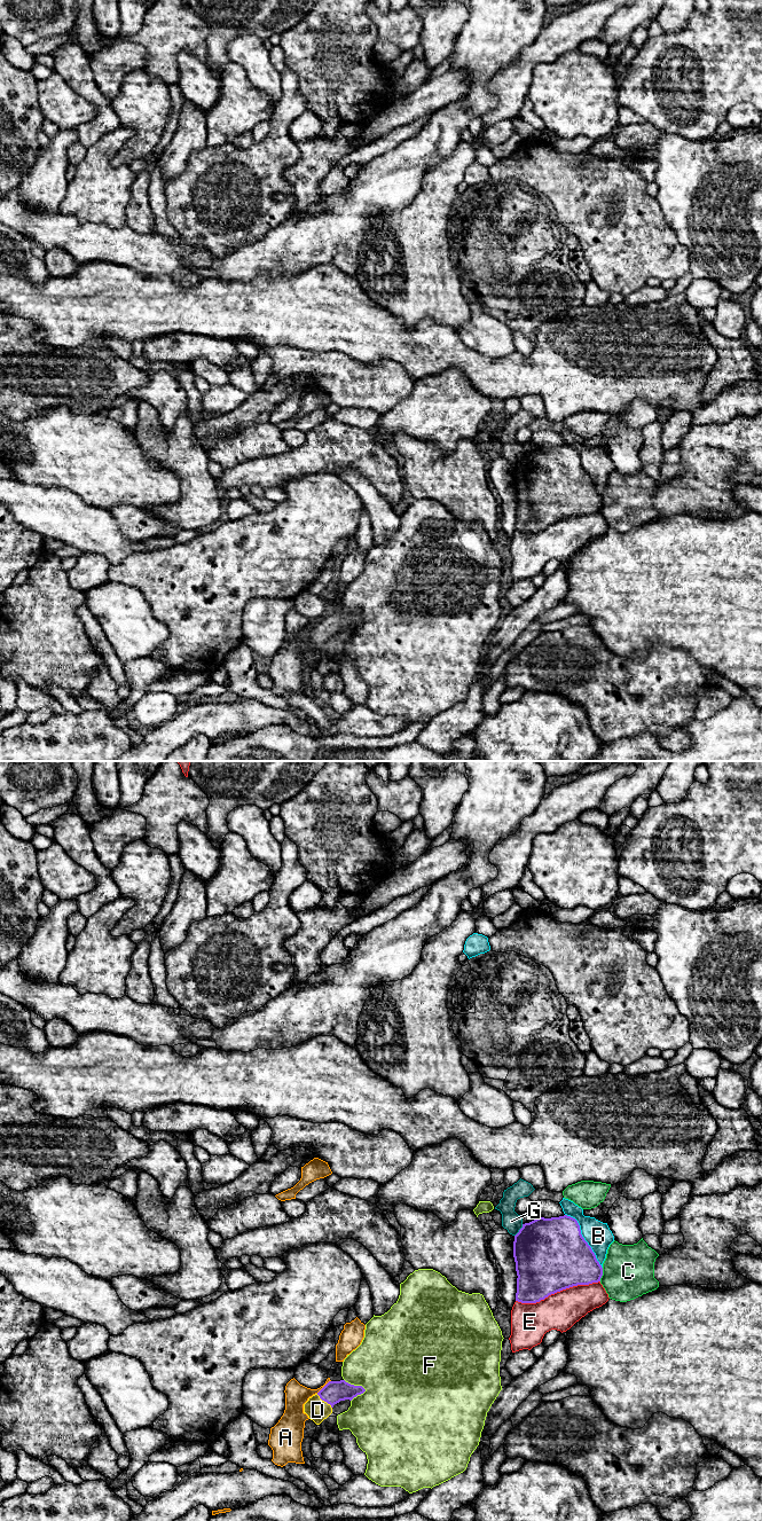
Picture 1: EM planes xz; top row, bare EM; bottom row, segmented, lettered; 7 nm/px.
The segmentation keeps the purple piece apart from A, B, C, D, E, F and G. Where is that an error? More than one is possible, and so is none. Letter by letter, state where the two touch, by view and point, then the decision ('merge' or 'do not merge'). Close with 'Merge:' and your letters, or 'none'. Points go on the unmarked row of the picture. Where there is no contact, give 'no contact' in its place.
A: contact xz (324, 616); do not merge
B: contact xz (583, 469); do not merge
C: contact xz (602, 504); do not merge
D: contact xz (324, 630); merge
E: contact xz (557, 520); do not merge
F: contact xz (355, 616); do not merge
G: contact xz (519, 460); do not merge
Merge: D

